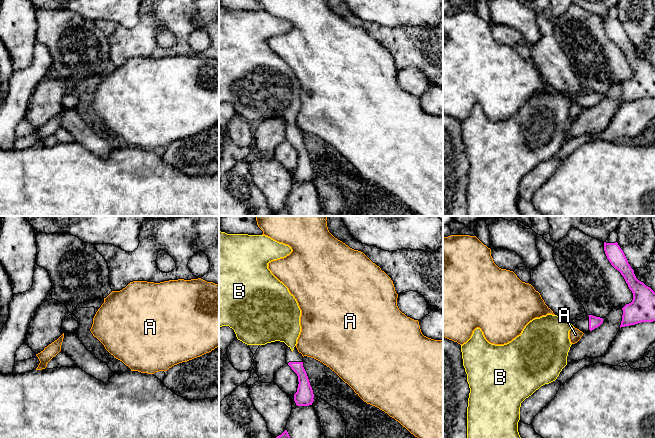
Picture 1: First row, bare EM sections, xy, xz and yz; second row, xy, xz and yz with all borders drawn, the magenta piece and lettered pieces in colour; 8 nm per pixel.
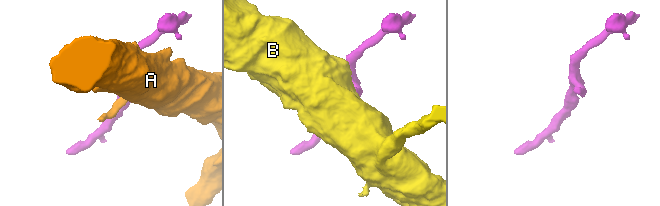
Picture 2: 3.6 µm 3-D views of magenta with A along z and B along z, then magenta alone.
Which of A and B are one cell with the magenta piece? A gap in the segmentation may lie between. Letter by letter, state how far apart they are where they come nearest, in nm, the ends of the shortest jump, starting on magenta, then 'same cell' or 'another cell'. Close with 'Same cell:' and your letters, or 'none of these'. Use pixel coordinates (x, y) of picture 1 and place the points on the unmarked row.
A: gap 50 nm; span xz (302, 138), (303, 132); another cell
B: gap 90 nm; span xz (292, 138), (292, 127); same cell
Same cell: B

